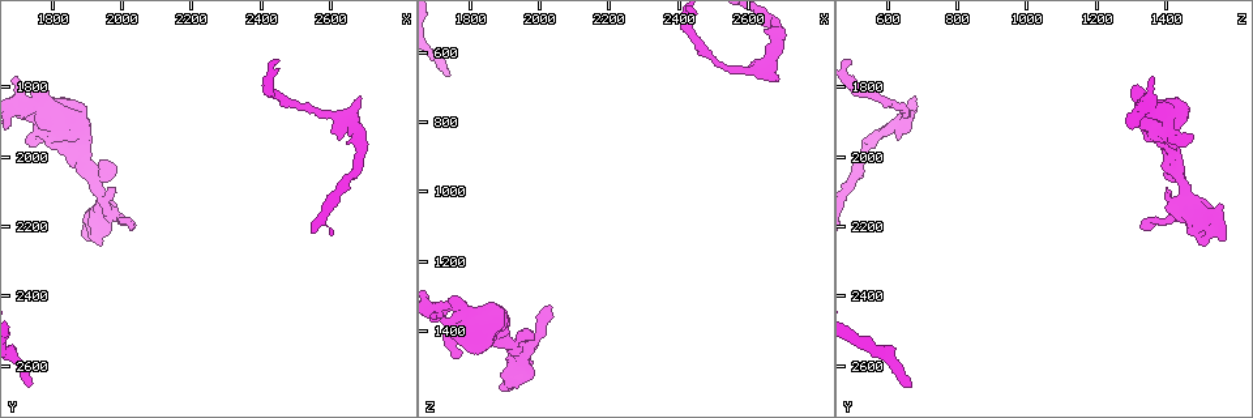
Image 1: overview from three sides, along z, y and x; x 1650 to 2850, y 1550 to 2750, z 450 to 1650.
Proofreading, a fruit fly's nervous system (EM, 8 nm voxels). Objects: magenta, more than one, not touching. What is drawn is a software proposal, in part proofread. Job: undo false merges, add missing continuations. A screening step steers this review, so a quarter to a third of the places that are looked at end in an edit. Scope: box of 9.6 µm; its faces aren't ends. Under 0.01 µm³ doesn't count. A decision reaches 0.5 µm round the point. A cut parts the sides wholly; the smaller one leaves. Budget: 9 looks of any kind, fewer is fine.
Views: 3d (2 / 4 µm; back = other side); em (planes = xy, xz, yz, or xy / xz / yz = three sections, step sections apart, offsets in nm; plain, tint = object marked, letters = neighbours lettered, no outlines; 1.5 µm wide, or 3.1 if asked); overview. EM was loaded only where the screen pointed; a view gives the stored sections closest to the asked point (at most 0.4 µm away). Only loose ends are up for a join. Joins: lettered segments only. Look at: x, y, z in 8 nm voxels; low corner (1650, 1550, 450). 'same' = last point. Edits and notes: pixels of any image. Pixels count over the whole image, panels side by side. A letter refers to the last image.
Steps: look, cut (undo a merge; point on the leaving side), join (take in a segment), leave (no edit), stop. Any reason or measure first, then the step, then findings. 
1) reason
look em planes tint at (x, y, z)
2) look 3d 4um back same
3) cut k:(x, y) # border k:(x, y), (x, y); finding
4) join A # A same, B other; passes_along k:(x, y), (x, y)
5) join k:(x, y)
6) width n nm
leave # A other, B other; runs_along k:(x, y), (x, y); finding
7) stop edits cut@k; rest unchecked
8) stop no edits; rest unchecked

branch stops here
look em planes letters at (1770, 1940, 1480)

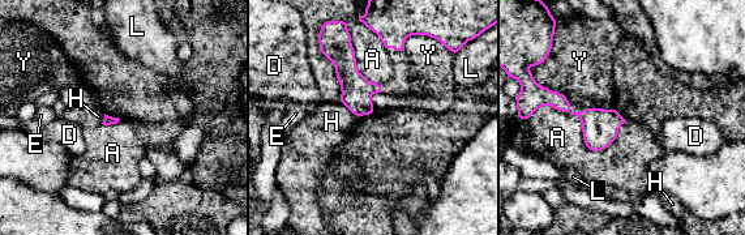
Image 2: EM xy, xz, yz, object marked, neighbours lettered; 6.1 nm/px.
leave # A other, D other, E other, H other, L other, Y other; border 2:(569, 114), (592, 150), (625, 123); no lettered segment goes on from it

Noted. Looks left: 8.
free end
look em planes letters at (1750, 1800, 1300)

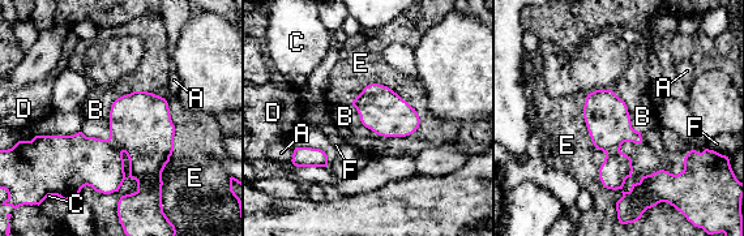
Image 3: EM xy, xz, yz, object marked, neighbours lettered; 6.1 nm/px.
leave # A other, B other, C other, D other, E other, F other; no lettered segment goes on from it

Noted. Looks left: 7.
branch stops here
look em xz step 4 tint at (2030, 2210, 1320)

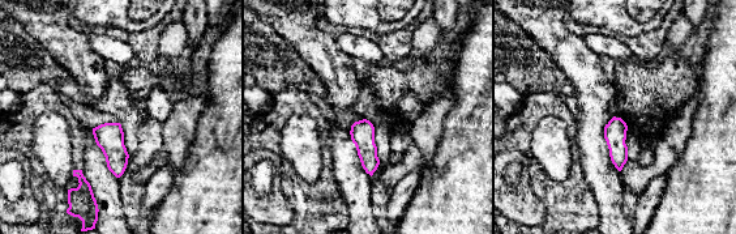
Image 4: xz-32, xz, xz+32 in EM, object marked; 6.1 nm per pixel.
another direction
look em yz step 8 letters same

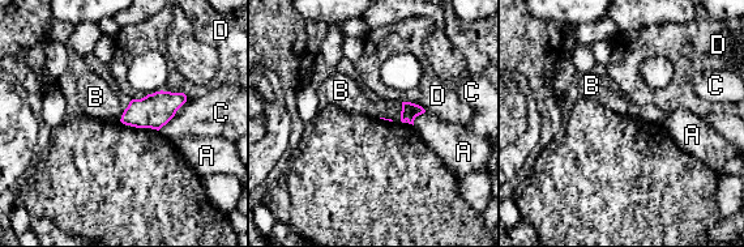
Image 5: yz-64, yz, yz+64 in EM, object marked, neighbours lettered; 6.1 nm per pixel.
longest_contact C 260 nm
leave # A other, B other, C other, D other; none of them fits

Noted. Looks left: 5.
end of a long branch
look em xy step 8 letters at (1730, 2650, 660)

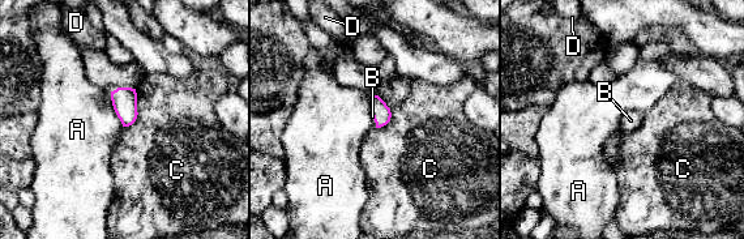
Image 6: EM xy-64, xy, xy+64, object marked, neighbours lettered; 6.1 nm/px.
look em planes letters same

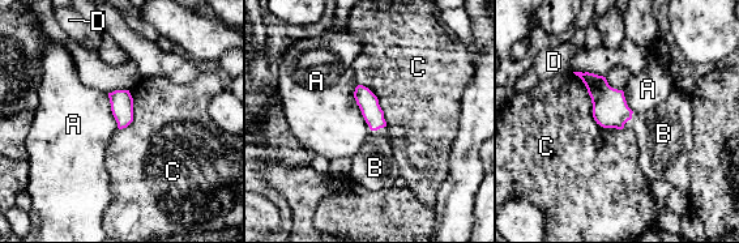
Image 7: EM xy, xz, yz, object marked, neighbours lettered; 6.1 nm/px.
join B # A other, B same, C other, D other; passes_along 7:(368, 103), (375, 129), (375, 167); it goes on there

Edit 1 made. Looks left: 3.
stop edits join@7; rest unchecked

